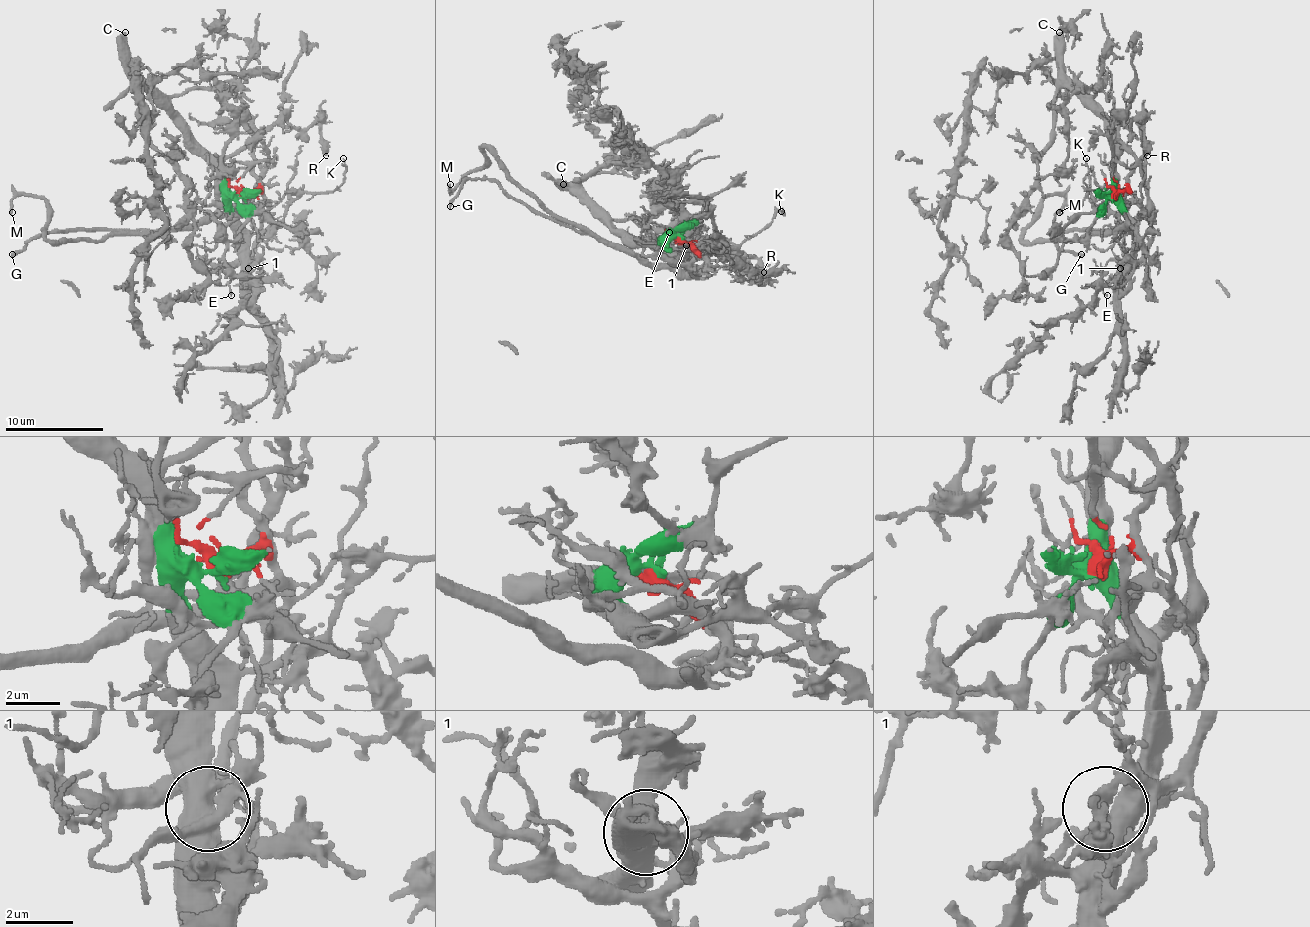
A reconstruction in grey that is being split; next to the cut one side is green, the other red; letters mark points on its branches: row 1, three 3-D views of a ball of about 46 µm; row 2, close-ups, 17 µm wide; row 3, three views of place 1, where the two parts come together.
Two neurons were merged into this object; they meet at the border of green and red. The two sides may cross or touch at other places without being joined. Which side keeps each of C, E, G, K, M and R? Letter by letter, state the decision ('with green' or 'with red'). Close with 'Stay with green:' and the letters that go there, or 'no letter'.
C: with green
E: with red
G: with red
K: with green
M: with red
R: with green
Stay with green: C, K, R

